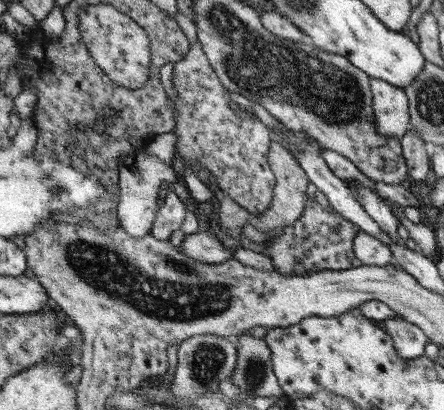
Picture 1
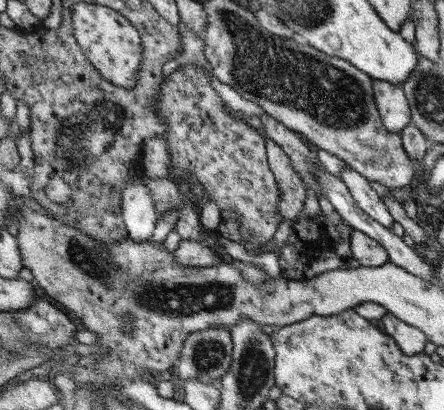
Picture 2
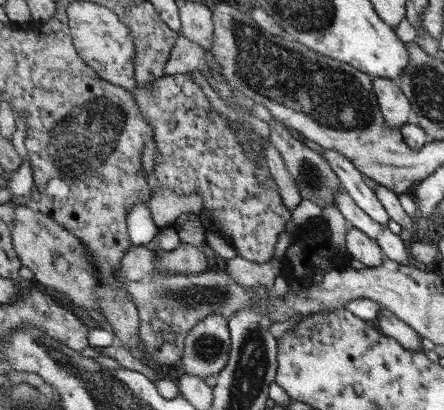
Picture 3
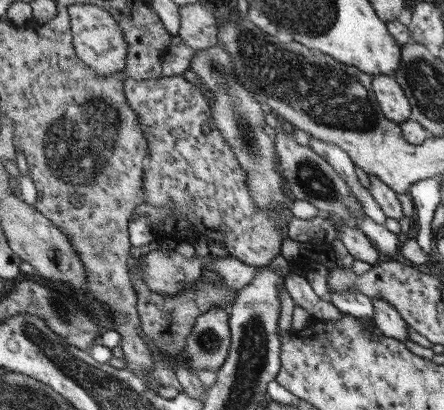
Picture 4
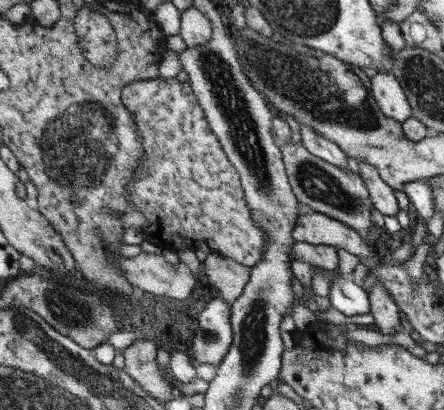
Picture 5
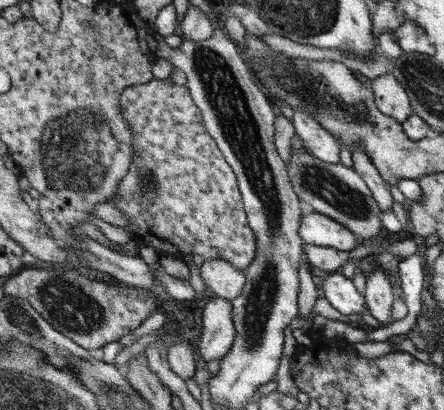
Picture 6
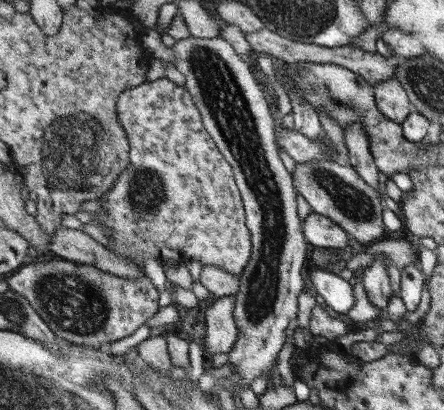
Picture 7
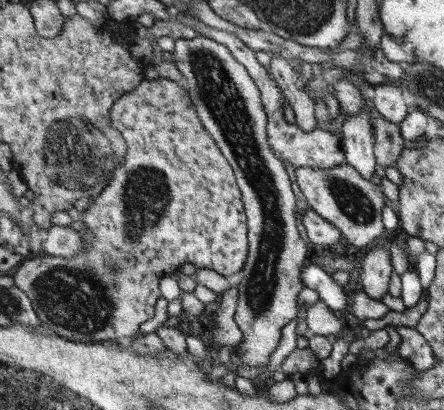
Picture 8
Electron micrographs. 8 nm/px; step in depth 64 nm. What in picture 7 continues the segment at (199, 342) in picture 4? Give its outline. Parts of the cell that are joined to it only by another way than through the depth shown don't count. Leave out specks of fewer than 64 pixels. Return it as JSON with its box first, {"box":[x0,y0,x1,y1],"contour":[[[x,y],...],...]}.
{"box":[205,296,241,356],"contour":[[[225,296],[215,298],[211,306],[207,308],[207,334],[205,334],[205,346],[207,356],[215,356],[219,352],[231,354],[235,344],[239,342],[241,328],[235,318],[237,312],[237,296]]]}

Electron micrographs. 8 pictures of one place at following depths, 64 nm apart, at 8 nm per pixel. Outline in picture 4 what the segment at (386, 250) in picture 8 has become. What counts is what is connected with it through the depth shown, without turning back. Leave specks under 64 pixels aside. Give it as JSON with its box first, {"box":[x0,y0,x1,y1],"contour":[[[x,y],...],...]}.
{"box":[373,298,409,340],"contour":[[[375,298],[375,318],[373,318],[373,328],[377,332],[383,332],[387,338],[395,338],[395,340],[409,340],[409,322],[403,318],[403,314],[389,304],[383,298]]]}

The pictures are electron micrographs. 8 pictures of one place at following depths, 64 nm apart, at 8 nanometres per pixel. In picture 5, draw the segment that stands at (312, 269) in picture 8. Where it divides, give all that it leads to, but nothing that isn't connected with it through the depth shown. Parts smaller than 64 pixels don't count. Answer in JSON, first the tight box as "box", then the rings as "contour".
{"box":[329,278,371,316],"contour":[[[335,278],[329,290],[329,300],[331,306],[345,316],[371,314],[371,296],[353,278]]]}

